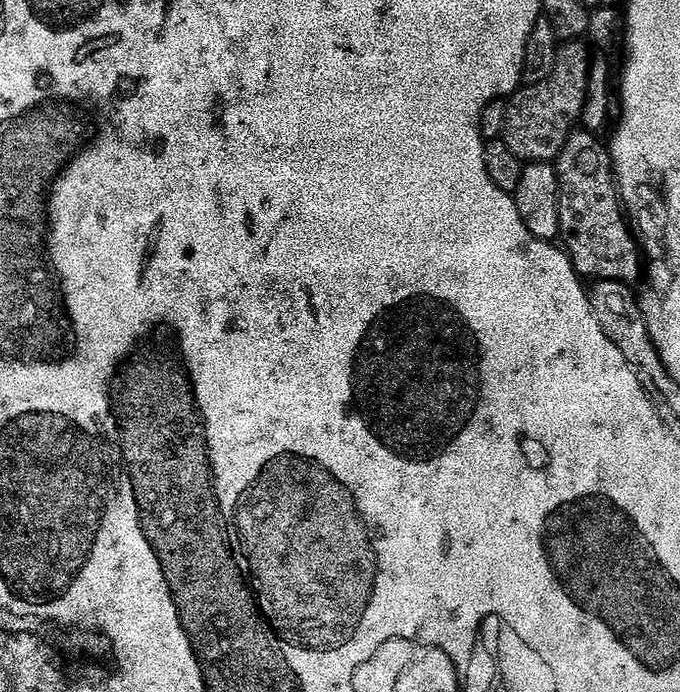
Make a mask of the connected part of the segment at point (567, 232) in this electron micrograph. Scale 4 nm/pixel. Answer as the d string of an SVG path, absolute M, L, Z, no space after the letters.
M573 131L558 157L560 236L563 247L572 257L577 276L589 276L592 282L617 280L632 286L644 268L640 261L642 248L630 227L630 220L622 203L611 151L606 147L605 141L603 144L599 139L599 135L589 131Z

